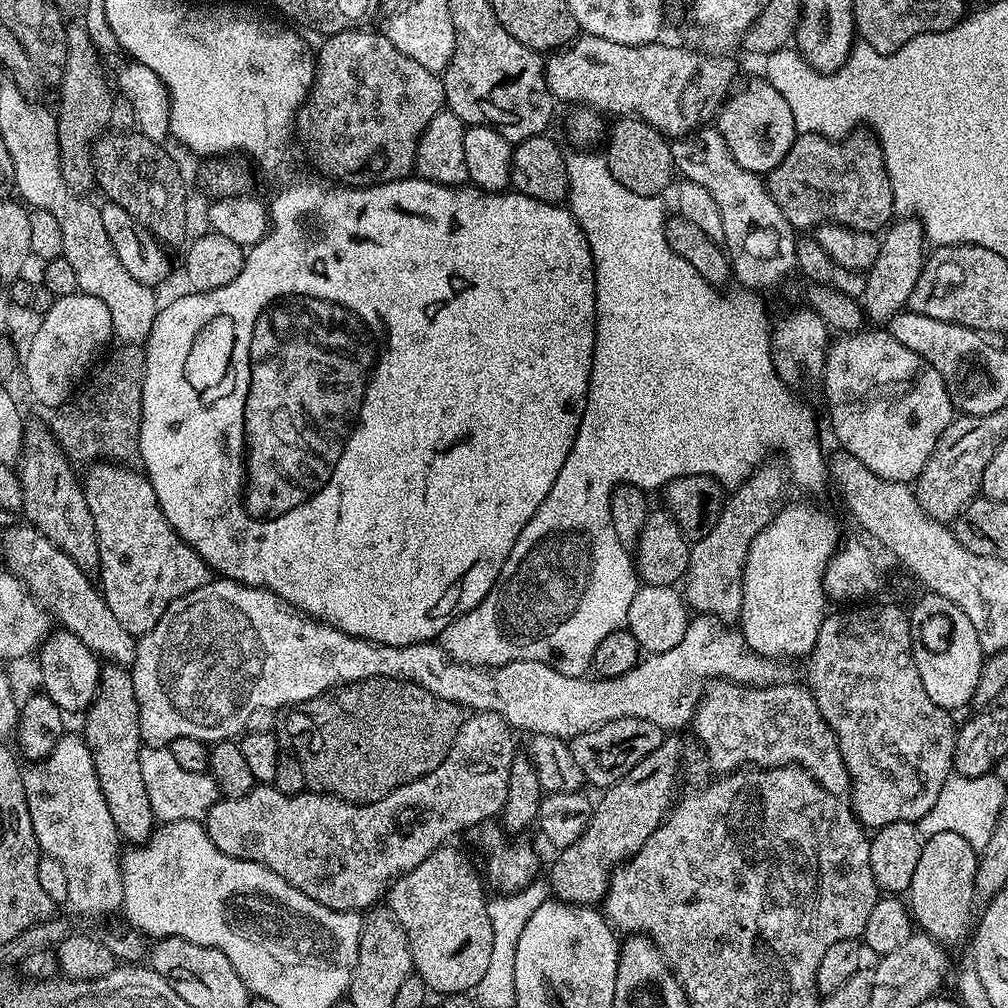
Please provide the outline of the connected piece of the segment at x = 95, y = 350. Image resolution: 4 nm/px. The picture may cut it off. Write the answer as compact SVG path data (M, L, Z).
M77 290L72 296L56 297L49 312L41 315L38 322L28 353L22 356L22 372L24 368L29 394L48 410L54 410L77 391L94 361L109 347L108 339L111 341L114 336L110 310L106 310L106 302Z

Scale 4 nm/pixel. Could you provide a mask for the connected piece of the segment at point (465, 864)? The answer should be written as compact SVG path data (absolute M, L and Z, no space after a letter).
M445 846L443 848L436 849L436 851L434 852L431 852L430 855L428 855L422 863L420 863L418 866L414 866L408 872L404 873L403 876L400 876L398 879L394 880L392 882L392 887L389 888L386 893L386 901L388 900L388 904L386 904L387 911L392 913L392 917L403 926L403 928L406 930L406 934L408 935L408 941L410 942L410 950L412 951L412 966L415 975L420 976L422 978L422 982L426 982L426 986L429 988L429 990L431 990L433 993L440 992L439 994L447 994L449 992L471 993L482 982L482 978L486 974L486 966L490 966L490 950L494 950L494 930L490 930L490 914L488 913L489 897L487 895L484 896L484 888L486 889L485 881L482 879L481 873L478 871L478 868L477 868L478 873L476 873L475 866L472 865L471 862L468 861L467 858L464 857L463 854L459 852L458 849L452 847L453 846Z

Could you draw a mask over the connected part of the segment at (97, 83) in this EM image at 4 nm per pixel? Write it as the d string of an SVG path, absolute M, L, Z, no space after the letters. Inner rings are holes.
M76 22L68 28L68 53L66 62L62 69L64 81L60 84L60 112L58 108L58 119L56 129L58 130L58 142L60 143L60 166L71 187L76 190L84 190L87 184L91 185L94 180L92 170L92 143L99 140L102 133L109 127L111 118L111 106L114 101L113 94L108 93L108 84L104 81L104 72L100 69L101 53L92 44L88 37L88 31L83 23Z

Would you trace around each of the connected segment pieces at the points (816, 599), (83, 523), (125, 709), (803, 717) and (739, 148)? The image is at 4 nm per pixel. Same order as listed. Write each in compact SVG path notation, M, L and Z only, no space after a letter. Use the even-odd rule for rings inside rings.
M786 504L758 533L749 548L741 582L742 606L738 628L748 647L760 656L804 658L811 653L826 615L824 570L838 549L838 541L836 542L836 524L832 521L830 513L823 512L820 508L811 508L808 504Z
M29 423L24 429L24 444L18 461L22 490L22 516L37 528L54 546L58 546L82 571L92 574L100 567L100 547L94 518L86 506L81 477L76 476L73 461L65 456L52 435L51 427ZM73 468L73 469L72 469Z
M105 663L100 669L100 686L92 704L83 713L84 729L82 735L88 743L90 754L94 758L94 770L98 774L98 786L102 786L102 794L110 806L110 818L114 818L117 832L129 845L142 844L152 837L158 821L150 806L150 794L146 794L146 778L144 777L144 761L142 759L142 741L140 738L140 711L134 694L134 682L131 671L127 667Z
M735 682L713 683L709 687L712 689L709 692L707 689L699 697L696 710L692 713L690 728L696 731L695 739L705 747L713 773L727 774L749 766L783 768L785 764L794 764L812 773L812 777L830 793L843 797L851 789L852 779L846 770L838 738L834 730L830 730L826 718L822 718L811 691L803 683L792 683L763 686Z
M759 79L750 81L741 92L736 90L729 95L714 126L722 138L726 138L726 146L730 146L730 154L734 154L734 162L738 162L738 166L757 174L767 174L782 162L782 158L786 158L798 133L786 98L782 98L767 79Z

